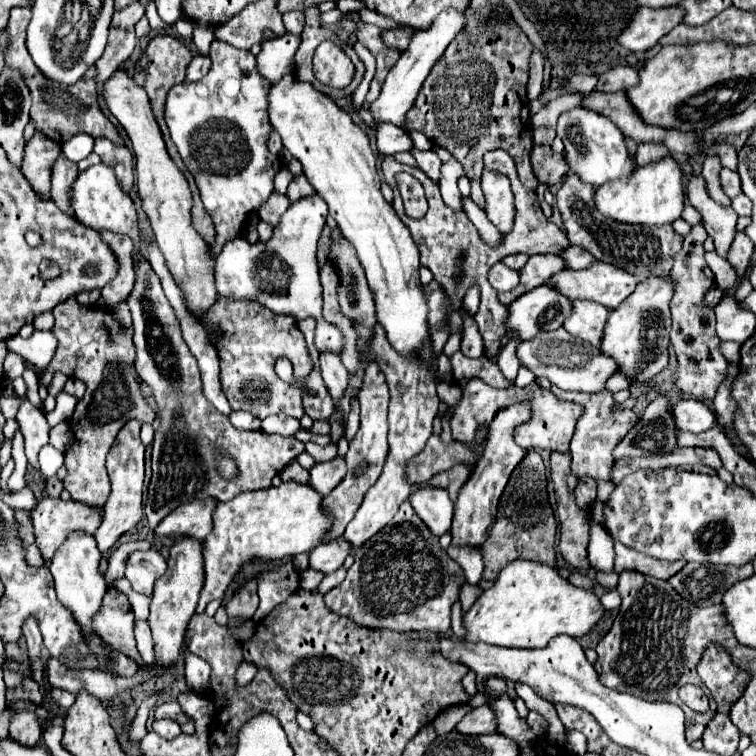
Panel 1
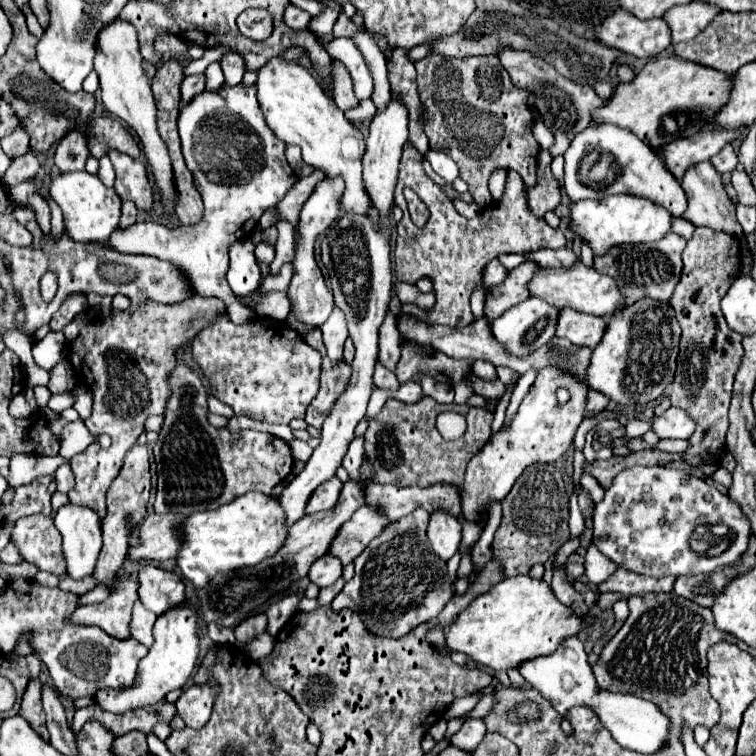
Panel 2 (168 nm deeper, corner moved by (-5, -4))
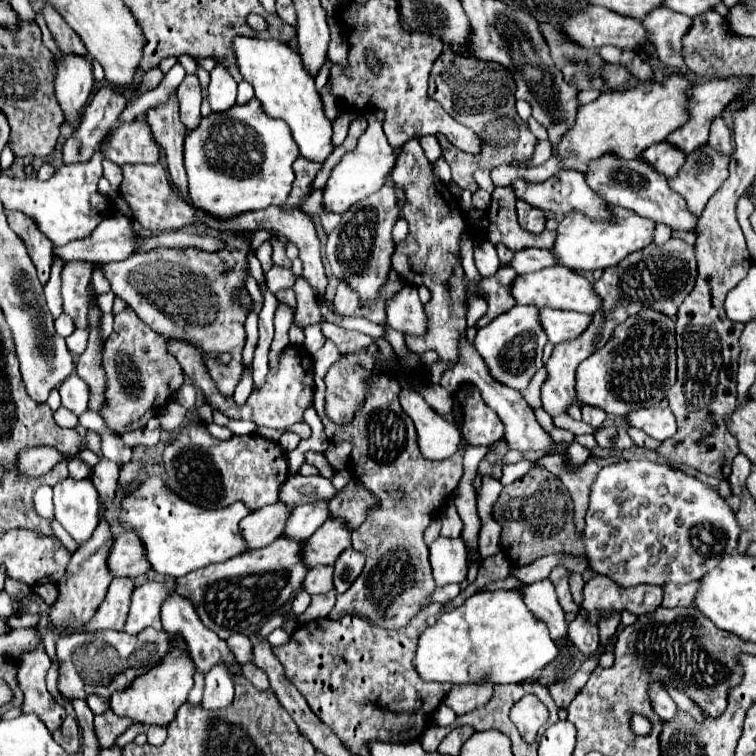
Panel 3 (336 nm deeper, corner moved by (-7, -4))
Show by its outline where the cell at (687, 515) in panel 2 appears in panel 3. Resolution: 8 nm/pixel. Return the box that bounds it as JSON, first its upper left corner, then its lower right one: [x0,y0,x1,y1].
[585,462,741,586]

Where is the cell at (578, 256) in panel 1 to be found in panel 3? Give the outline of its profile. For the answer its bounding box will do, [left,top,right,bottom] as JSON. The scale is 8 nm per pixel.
[509,248,557,274]

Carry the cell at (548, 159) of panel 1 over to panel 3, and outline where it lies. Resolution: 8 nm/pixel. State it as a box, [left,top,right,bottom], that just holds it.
[517,200,545,232]

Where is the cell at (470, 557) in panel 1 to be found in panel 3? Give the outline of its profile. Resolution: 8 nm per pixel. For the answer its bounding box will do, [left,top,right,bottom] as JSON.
[500,461,533,486]

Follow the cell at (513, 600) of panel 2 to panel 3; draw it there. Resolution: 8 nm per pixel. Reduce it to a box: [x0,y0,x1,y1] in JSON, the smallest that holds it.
[413,590,557,684]

